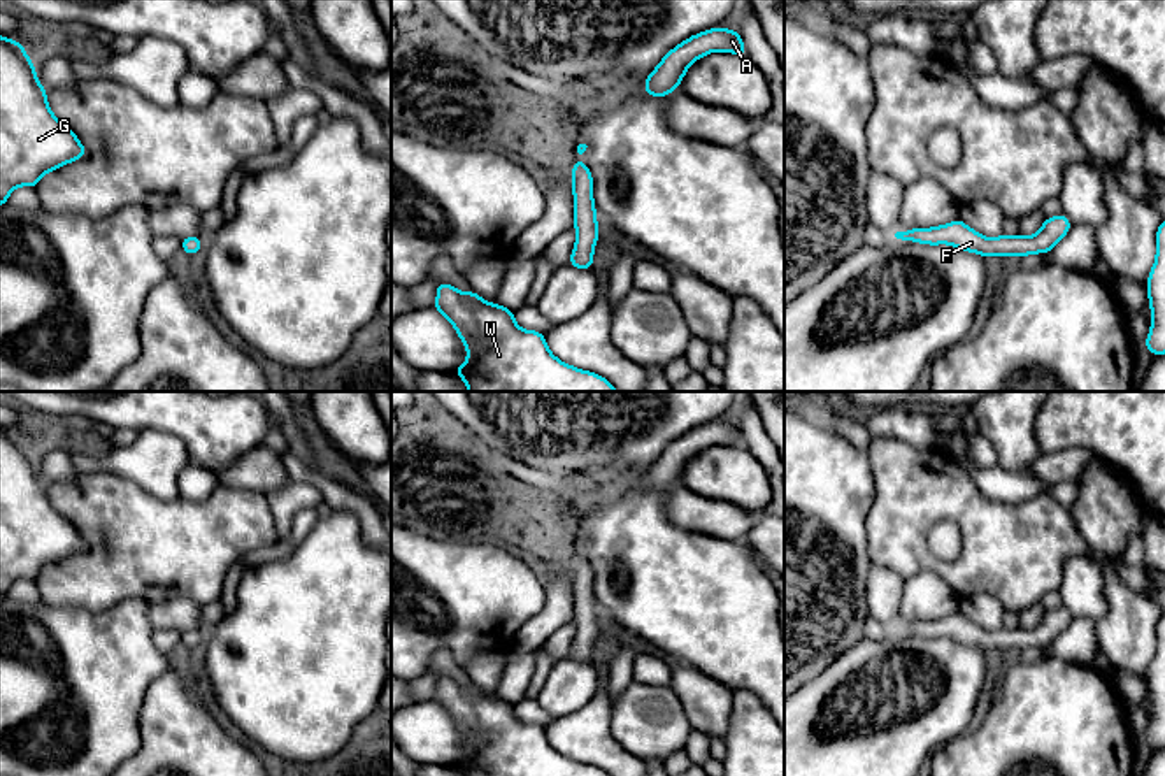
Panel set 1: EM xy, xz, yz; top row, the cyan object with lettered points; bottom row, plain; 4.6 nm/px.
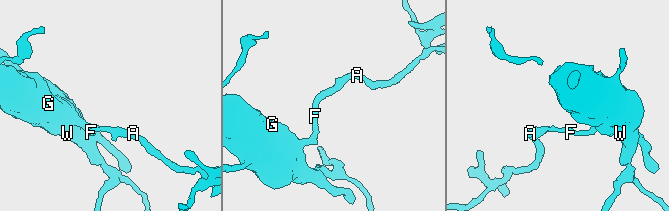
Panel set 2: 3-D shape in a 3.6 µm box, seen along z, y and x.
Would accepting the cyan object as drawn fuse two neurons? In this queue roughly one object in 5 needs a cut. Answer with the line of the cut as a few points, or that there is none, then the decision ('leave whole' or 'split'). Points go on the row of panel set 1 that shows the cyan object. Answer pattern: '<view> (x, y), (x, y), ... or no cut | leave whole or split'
no cut | leave whole

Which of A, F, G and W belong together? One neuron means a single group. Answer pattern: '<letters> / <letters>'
A F G W

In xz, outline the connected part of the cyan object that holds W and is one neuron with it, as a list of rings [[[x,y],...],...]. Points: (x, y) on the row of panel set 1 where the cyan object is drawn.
[[[437,283],[433,309],[451,321],[465,344],[468,358],[453,374],[465,381],[468,392],[618,392],[600,374],[558,360],[549,351],[544,334],[519,328],[514,311],[498,302],[490,304],[472,290],[461,293],[447,283]]]

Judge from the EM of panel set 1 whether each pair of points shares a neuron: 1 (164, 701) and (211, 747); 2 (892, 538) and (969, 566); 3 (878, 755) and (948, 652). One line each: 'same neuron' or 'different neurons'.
1: same neuron
2: same neuron
3: same neuron

